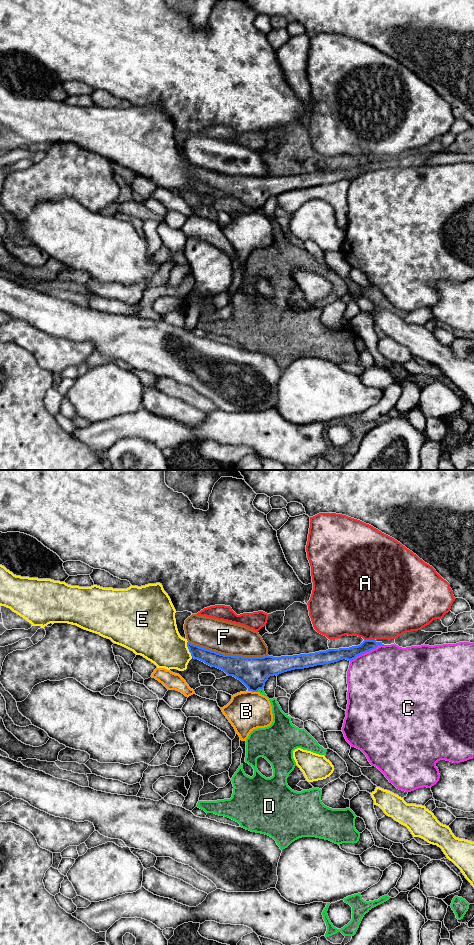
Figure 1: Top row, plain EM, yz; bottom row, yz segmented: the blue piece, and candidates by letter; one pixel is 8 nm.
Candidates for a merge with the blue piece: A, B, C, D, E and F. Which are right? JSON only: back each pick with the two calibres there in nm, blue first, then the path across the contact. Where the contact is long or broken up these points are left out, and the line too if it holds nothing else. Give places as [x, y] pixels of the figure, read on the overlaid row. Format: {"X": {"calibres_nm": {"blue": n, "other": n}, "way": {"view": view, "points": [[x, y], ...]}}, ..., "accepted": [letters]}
{"accepted": []}

